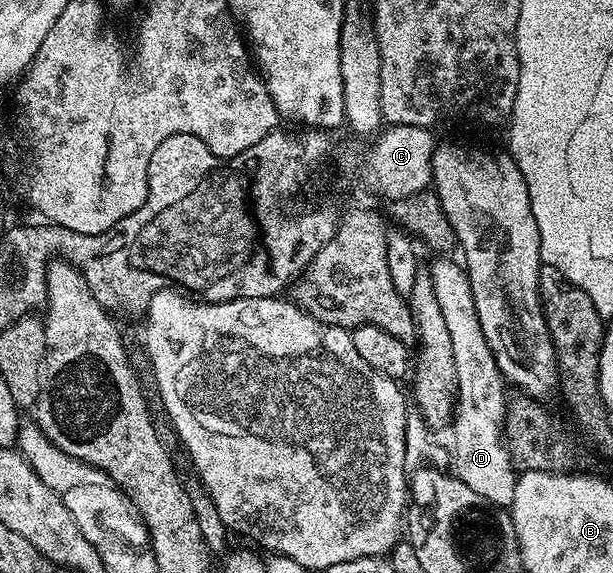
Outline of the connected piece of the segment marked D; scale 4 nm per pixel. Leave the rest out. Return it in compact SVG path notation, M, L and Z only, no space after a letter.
M439 256L429 267L433 292L437 292L441 313L445 315L445 325L449 328L453 343L453 364L457 364L459 393L453 418L455 443L449 446L450 461L456 478L469 484L473 492L485 496L485 500L495 506L507 508L513 500L517 477L517 467L511 460L503 437L503 421L507 418L509 405L508 387L485 340L485 332L481 332L481 320L477 320L473 288L467 279L466 269L456 262L451 256Z

